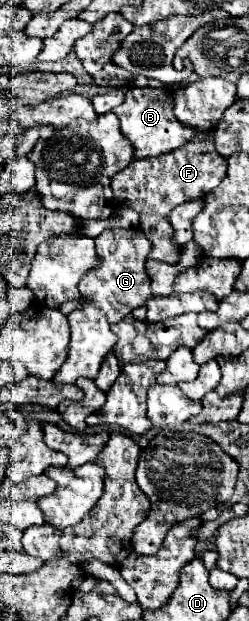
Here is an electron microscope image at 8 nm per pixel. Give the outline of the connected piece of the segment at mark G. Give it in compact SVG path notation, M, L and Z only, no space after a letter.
M104 230L98 238L94 238L98 266L88 272L78 288L90 302L84 304L80 310L68 314L70 322L70 344L68 344L68 358L62 364L60 372L52 378L54 384L74 384L80 376L96 378L102 360L116 344L116 334L108 328L124 320L132 310L146 304L150 298L150 276L146 272L146 258L150 252L150 240L144 232L132 230Z

